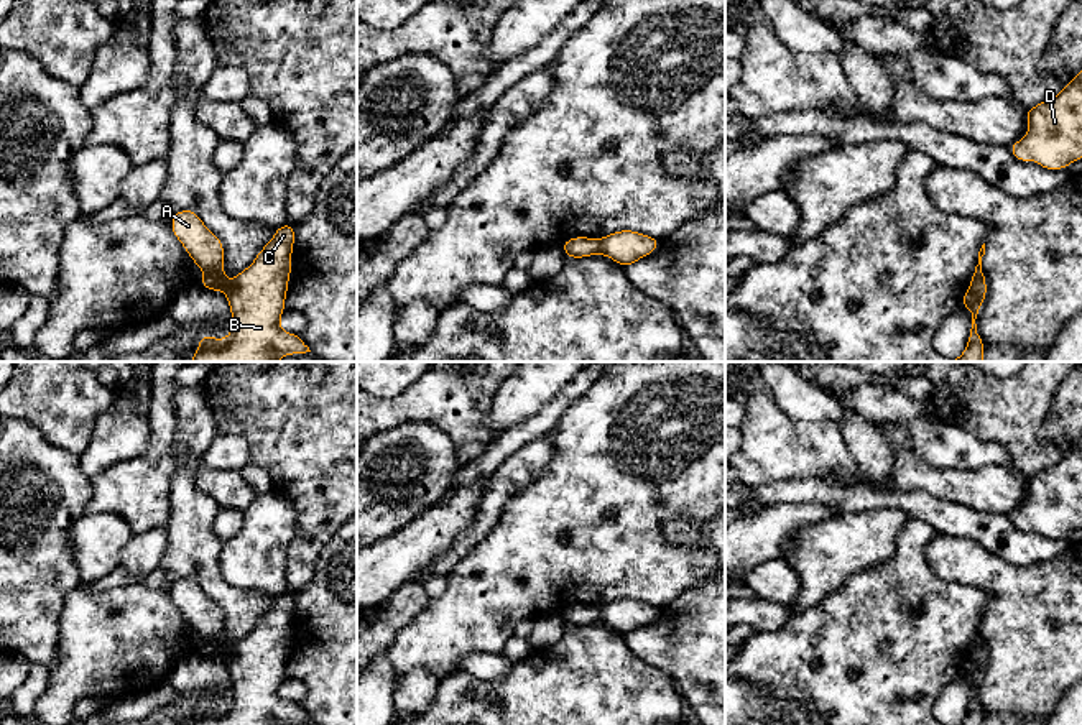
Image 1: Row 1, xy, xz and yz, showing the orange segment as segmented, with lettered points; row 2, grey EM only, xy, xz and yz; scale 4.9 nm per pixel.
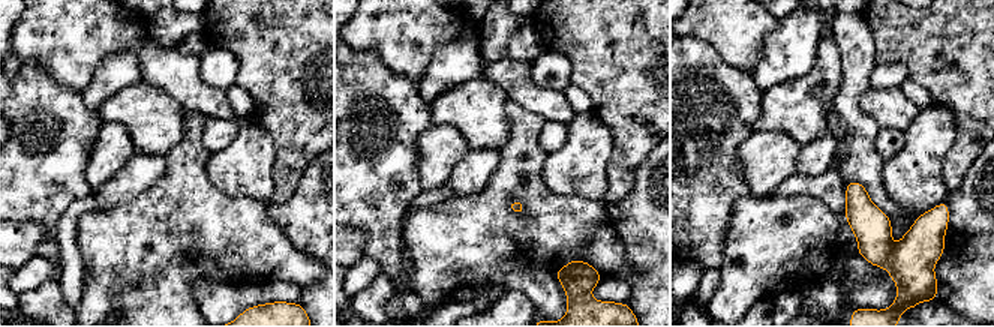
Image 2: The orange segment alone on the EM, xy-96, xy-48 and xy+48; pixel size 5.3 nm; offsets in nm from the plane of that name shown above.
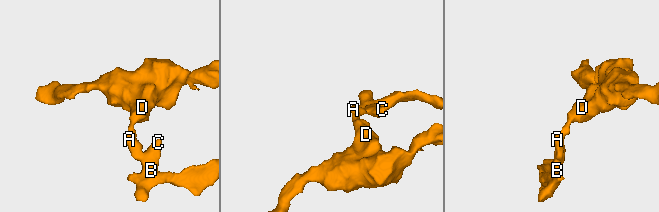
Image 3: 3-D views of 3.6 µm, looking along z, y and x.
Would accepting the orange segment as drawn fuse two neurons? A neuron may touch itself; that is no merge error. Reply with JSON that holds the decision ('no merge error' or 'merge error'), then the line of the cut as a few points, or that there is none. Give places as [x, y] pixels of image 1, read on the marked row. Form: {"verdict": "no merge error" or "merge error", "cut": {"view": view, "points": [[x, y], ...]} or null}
{"verdict": "merge error", "cut": {"view": "xz", "points": [[601, 240], [597, 252]]}}

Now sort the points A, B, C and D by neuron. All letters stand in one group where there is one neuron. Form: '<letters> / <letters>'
A D / B C

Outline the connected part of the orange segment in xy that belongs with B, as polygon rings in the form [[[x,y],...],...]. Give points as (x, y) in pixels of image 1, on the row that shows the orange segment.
[[[294,225],[278,227],[273,238],[225,288],[232,329],[225,339],[202,335],[191,362],[278,362],[311,352],[298,334],[280,327],[291,275]]]

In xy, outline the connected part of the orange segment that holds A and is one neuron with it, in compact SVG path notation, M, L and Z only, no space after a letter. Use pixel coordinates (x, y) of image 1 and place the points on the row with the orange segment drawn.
M179 210L171 219L171 230L191 260L204 271L202 288L225 291L230 279L224 275L224 243L194 210Z

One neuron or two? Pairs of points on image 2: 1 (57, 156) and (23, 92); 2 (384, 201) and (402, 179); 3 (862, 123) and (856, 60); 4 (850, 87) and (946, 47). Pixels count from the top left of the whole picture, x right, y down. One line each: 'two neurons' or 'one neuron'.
1: one neuron
2: one neuron
3: one neuron
4: two neurons

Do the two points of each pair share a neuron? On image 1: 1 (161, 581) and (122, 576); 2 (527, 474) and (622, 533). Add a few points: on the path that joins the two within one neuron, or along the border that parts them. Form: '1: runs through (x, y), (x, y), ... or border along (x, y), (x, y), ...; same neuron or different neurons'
1: runs through (152, 581), (132, 579); same neuron
2: border along (553, 444), (550, 464), (505, 503); different neurons

